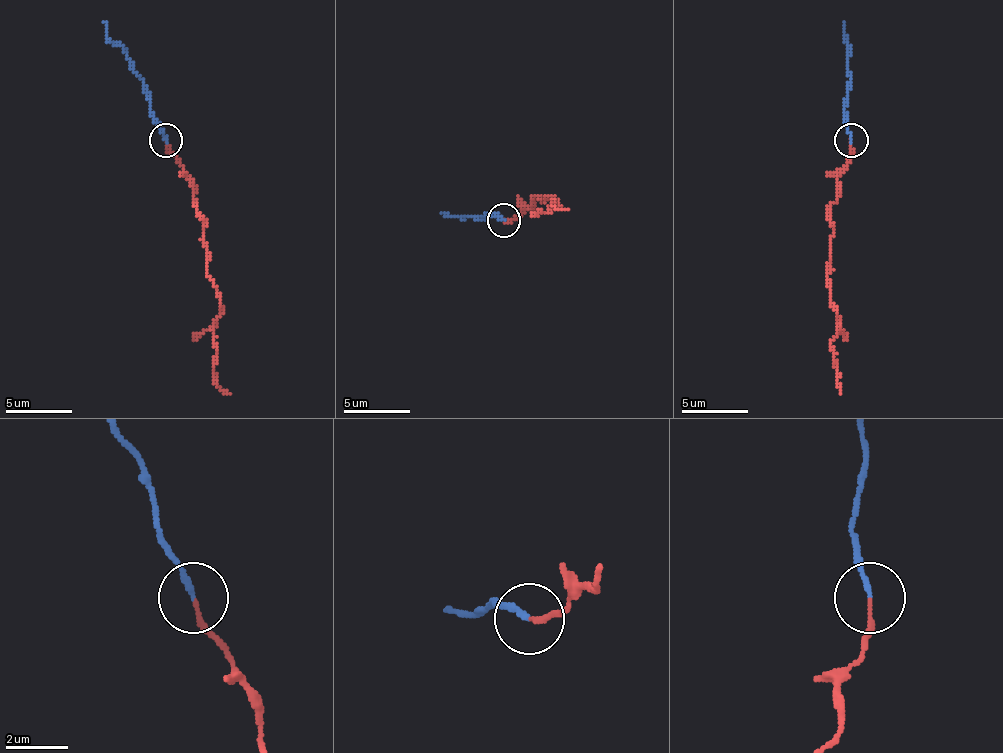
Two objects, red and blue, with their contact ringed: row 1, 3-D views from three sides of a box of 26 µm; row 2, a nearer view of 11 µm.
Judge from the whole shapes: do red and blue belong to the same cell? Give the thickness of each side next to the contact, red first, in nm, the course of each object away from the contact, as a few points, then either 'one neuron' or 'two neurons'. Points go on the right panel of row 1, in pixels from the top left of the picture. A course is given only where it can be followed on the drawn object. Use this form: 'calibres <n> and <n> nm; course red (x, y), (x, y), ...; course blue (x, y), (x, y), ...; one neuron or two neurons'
calibres 130 and 170 nm; course red (850, 139), (850, 149), (837, 179), (830, 223), (830, 300), (837, 317), (830, 343), (840, 394); course blue (850, 139), (844, 109), (850, 79), (844, 22); one neuron

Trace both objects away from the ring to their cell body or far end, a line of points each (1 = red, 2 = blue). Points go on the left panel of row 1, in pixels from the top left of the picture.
1: (167, 139), (203, 223), (207, 273), (220, 300), (213, 380), (230, 394)
2: (167, 139), (150, 109), (143, 79), (106, 35), (103, 22)

